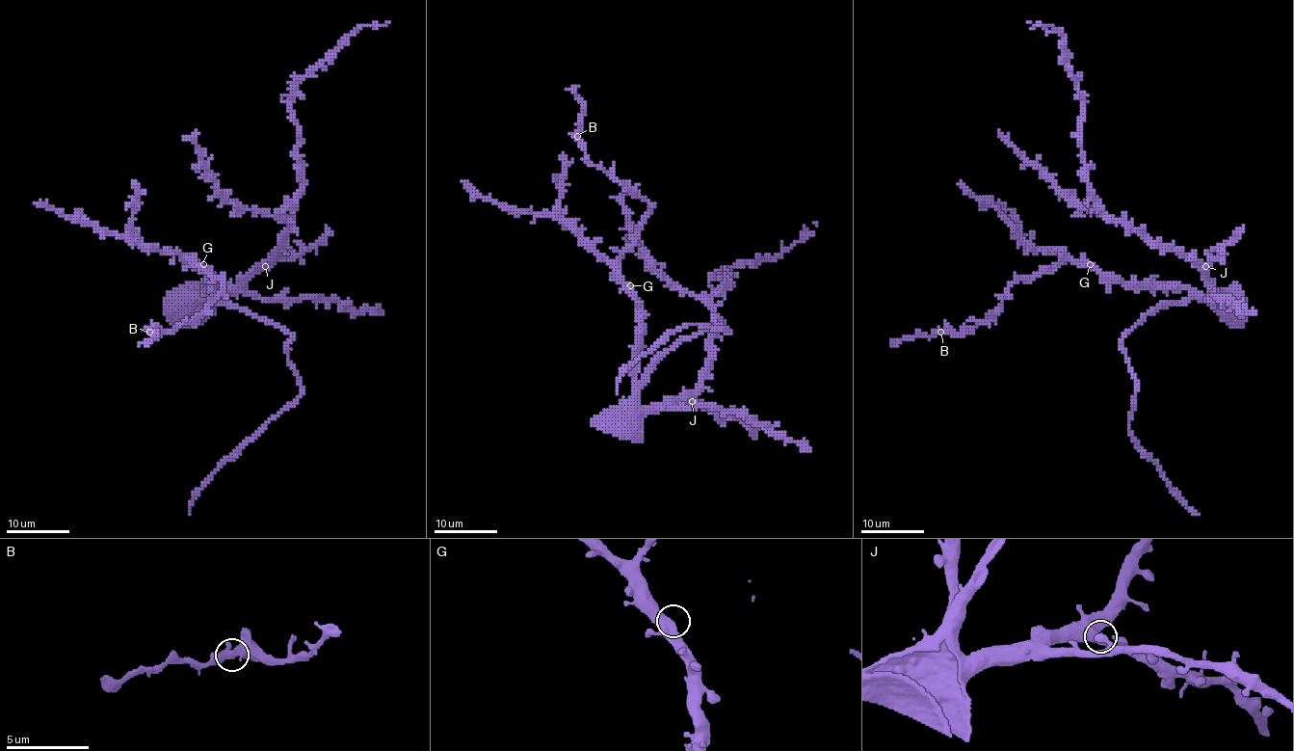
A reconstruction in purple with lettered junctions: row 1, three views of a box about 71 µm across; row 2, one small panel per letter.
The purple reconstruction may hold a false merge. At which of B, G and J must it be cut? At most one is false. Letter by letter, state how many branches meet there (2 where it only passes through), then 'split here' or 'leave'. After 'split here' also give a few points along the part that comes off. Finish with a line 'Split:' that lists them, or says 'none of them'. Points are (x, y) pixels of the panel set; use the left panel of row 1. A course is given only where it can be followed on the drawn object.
B: branches 2; leave
G: branches 2; leave
J: branches 2; leave
Split: none of them

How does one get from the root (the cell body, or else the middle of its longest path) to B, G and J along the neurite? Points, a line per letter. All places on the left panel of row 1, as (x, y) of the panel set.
B: (230, 288), (209, 298), (211, 281), (190, 259), (222, 283), (221, 293), (201, 315), (172, 331), (149, 333)
G: (230, 288), (224, 288), (209, 298), (211, 277), (203, 264)
J: (230, 288), (265, 266)

